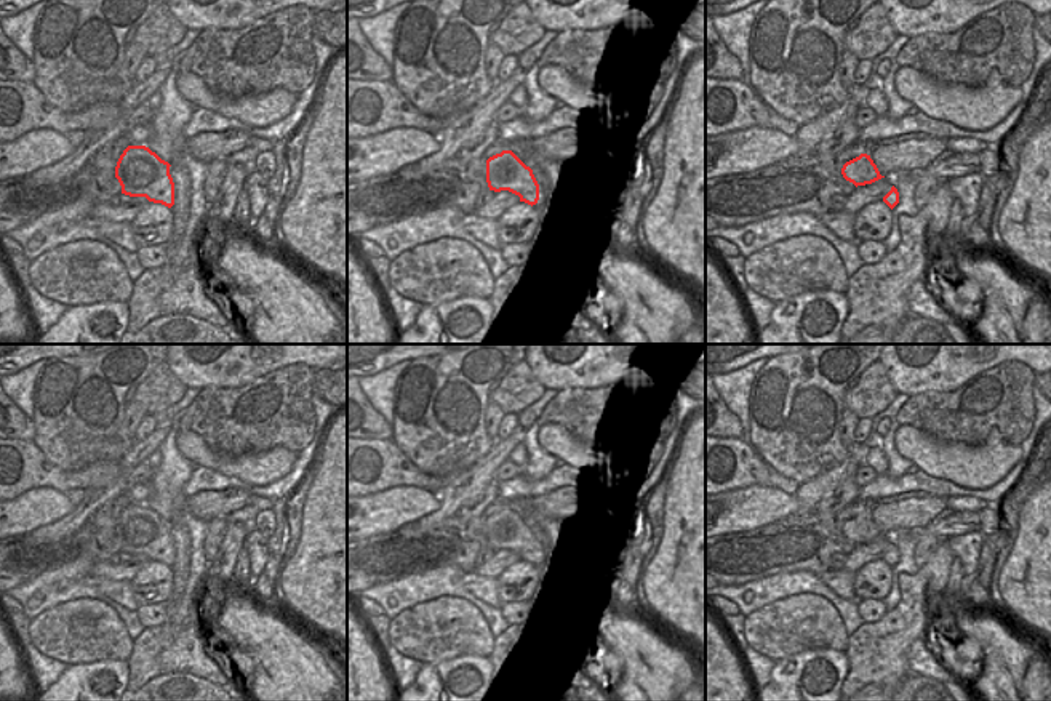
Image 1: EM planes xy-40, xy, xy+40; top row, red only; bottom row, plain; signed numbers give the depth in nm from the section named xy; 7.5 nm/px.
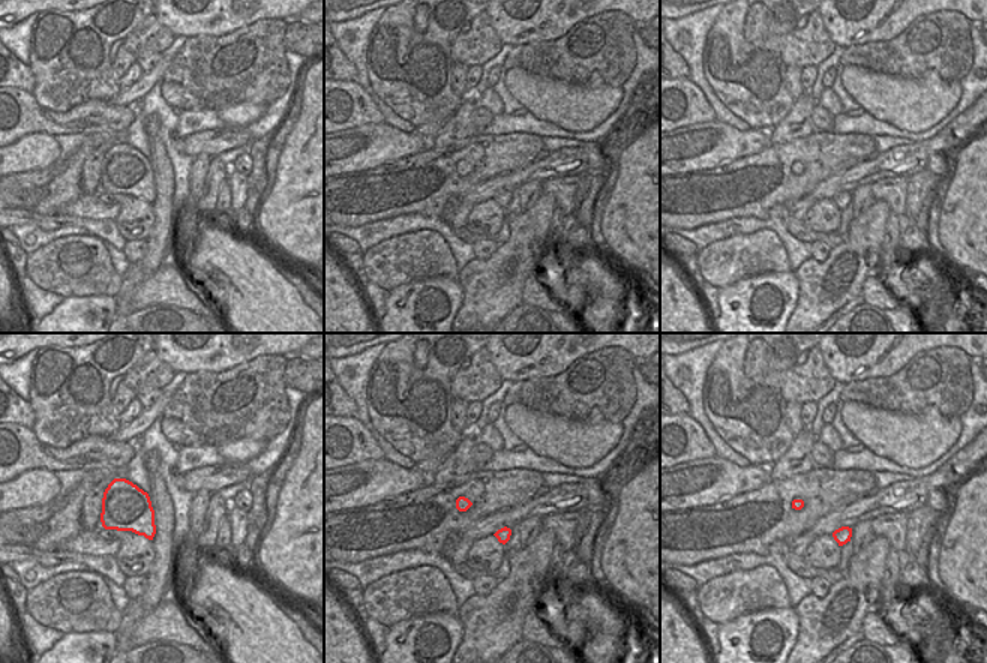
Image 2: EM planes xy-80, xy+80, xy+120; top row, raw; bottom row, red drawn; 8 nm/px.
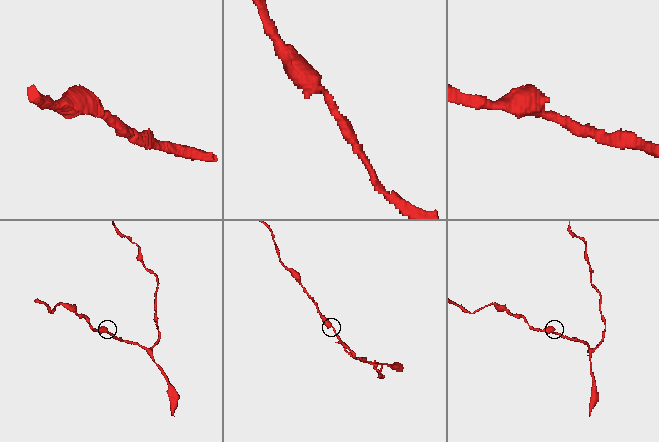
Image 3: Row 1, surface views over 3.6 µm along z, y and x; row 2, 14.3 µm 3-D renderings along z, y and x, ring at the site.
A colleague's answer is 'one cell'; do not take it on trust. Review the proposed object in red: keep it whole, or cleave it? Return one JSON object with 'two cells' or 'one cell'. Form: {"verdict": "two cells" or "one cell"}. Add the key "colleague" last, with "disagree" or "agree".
{"verdict": "one cell", "colleague": "agree"}

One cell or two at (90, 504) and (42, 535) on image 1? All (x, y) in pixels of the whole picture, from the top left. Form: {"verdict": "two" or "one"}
{"verdict": "one"}

